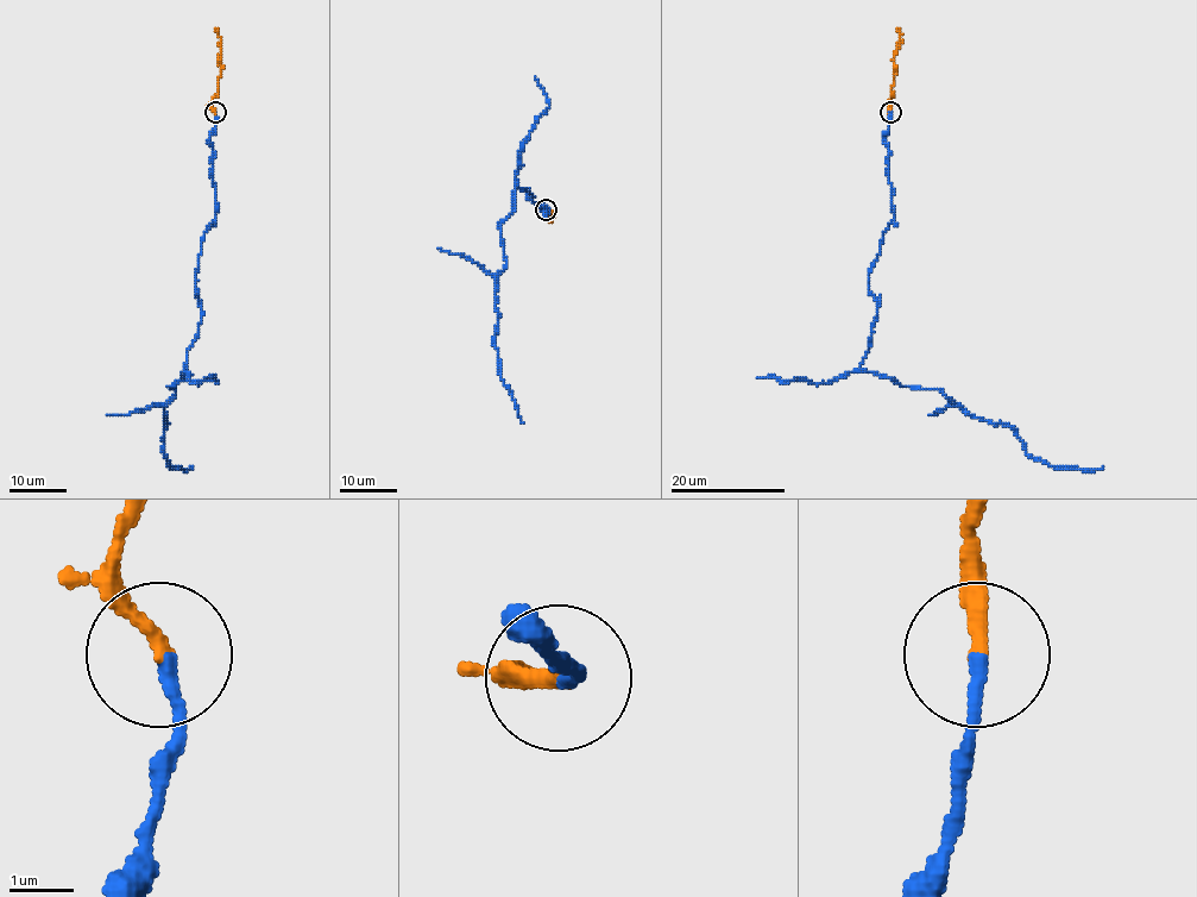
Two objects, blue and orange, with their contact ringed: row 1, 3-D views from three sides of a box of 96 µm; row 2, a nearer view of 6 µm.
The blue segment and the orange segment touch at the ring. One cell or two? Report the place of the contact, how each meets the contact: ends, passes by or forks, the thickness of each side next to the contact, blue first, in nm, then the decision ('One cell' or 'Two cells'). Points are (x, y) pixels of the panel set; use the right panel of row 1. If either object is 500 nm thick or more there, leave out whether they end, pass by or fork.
Place: (890, 112). At the ring blue ends. At the ring orange ends. Thickness 200 nm (blue) against 240 nm. One cell

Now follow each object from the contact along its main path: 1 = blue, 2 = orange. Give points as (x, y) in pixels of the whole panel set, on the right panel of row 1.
1: (890, 112), (893, 219), (869, 274), (877, 303), (861, 367), (1008, 424), (1029, 456), (1103, 466)
2: (890, 112), (893, 55), (900, 41), (900, 27)

